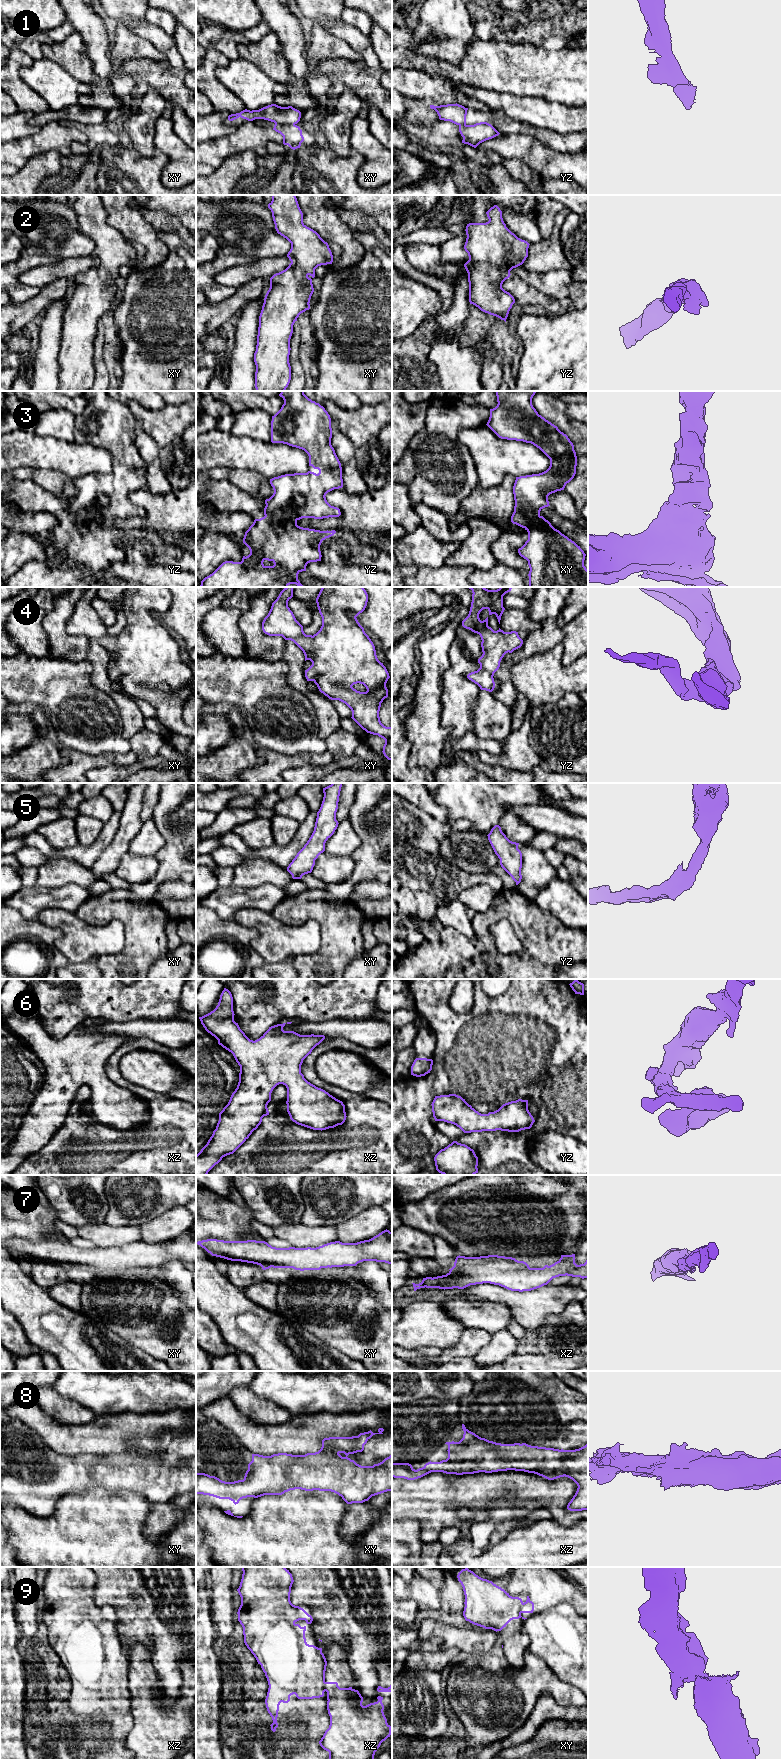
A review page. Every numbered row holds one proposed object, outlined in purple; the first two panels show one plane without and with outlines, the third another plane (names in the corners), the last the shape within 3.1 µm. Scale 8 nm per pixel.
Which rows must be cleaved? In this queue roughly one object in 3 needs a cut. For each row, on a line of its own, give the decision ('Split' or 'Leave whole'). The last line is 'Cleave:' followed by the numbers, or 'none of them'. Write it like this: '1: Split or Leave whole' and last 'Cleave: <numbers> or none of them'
1: Split
2: Leave whole
3: Leave whole
4: Leave whole
5: Leave whole
6: Leave whole
7: Leave whole
8: Leave whole
9: Split
Cleave: 1, 9

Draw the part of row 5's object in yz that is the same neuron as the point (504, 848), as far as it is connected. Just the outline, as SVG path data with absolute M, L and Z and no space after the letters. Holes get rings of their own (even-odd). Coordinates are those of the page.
M495 825L487 836L495 854L500 859L501 867L518 885L522 879L522 853L518 849L519 843L510 841L499 825Z

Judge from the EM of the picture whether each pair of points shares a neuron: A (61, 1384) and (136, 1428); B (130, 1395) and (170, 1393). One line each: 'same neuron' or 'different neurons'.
A: different neurons
B: same neuron

